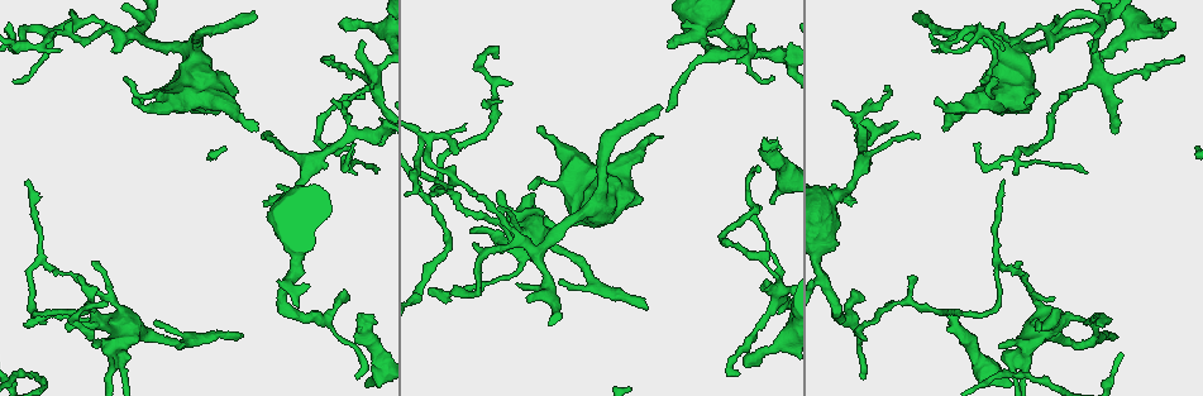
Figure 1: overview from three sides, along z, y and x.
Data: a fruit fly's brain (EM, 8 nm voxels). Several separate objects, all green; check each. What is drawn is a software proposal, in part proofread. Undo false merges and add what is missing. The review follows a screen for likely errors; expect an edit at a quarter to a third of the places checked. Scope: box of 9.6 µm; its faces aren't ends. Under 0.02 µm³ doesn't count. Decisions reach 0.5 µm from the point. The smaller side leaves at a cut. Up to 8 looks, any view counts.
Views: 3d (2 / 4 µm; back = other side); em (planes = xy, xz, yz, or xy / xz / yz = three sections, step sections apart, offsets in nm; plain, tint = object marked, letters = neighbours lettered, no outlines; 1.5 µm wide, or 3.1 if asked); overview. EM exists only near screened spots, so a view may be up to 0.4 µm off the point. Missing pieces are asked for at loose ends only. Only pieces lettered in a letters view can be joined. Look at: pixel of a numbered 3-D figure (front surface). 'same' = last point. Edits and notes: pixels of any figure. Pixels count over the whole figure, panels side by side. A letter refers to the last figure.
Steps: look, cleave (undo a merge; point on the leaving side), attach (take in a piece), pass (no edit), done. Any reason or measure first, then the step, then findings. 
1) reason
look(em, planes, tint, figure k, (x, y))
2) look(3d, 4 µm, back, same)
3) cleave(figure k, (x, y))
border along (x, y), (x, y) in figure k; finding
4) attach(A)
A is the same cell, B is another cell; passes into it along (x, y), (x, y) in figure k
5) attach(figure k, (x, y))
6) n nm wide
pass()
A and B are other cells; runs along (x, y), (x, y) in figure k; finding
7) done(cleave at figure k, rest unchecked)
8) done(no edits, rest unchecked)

free end
look(3d, 4 µm, back, figure 1, (912, 17))

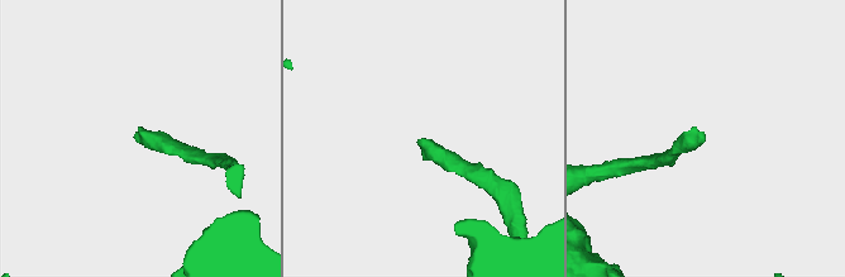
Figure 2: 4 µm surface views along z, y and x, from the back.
now the EM
look(em, xz, step 8, tint, figure 2, (417, 141))

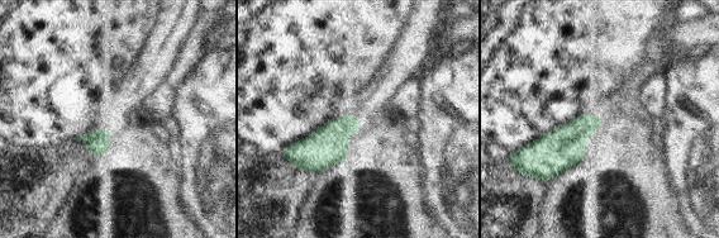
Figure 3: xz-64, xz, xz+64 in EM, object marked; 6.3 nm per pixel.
another direction
look(em, planes, letters, same)

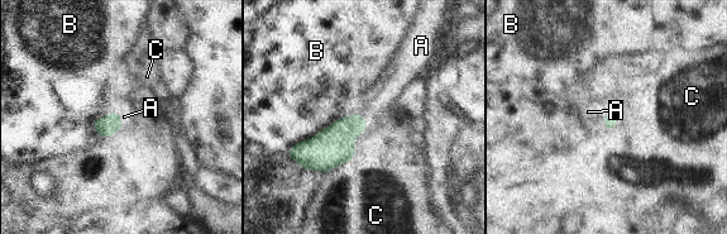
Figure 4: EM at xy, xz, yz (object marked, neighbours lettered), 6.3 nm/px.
B touches over 500 nm
attach(A)
A is the same cell, B and C are other cells; passes into it along (106, 125), (119, 118), (124, 116) in figure 4; it goes on there

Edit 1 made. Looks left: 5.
look(overview)

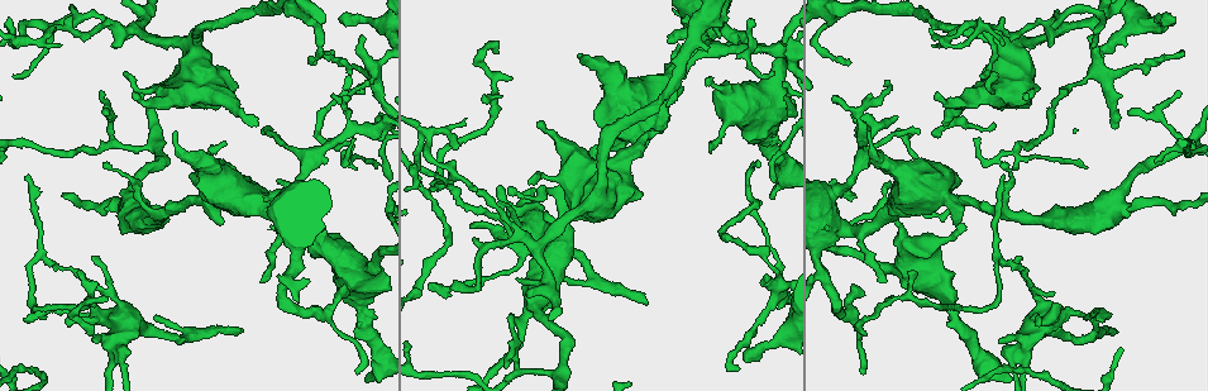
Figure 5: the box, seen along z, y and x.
an open end
look(3d, 2 µm, figure 5, (869, 130))

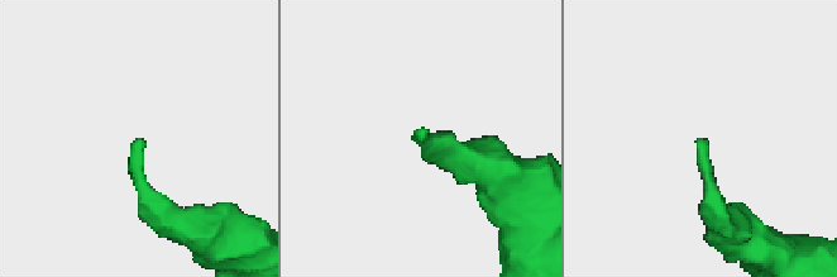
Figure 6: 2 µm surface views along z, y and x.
look(em, planes, letters, figure 6, (423, 132))

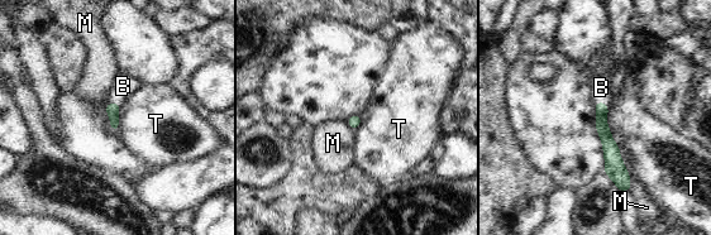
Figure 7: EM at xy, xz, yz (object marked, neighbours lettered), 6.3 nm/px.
attach(B)
B is the same cell, M and T are other cells; passes into it along (601, 109), (600, 101), (601, 87) in figure 7; the cell continues

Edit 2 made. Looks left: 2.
thin end
look(em, xz, step 8, letters, figure 5, (751, 20))

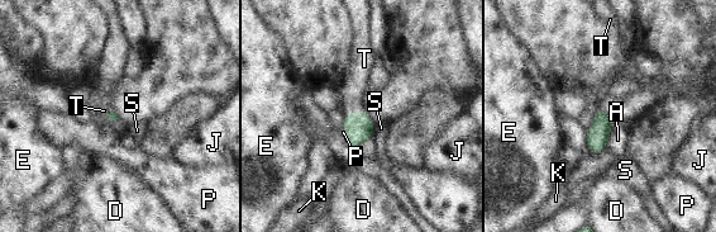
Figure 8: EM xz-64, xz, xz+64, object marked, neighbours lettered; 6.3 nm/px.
another direction
look(em, planes, letters, same)

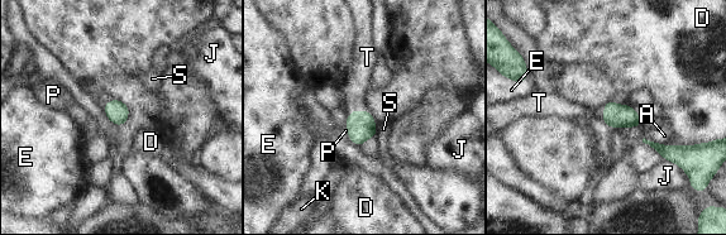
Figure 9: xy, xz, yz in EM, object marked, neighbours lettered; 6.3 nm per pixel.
attach(T)
T is the same cell, A, D, E, J, K, P and S are other cells; passes into it along (361, 125), (357, 110), (362, 76) in figure 9; it goes on there

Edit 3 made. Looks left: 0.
done(attach at figure 4, attach at figure 7, attach at figure 9, rest unchecked)

